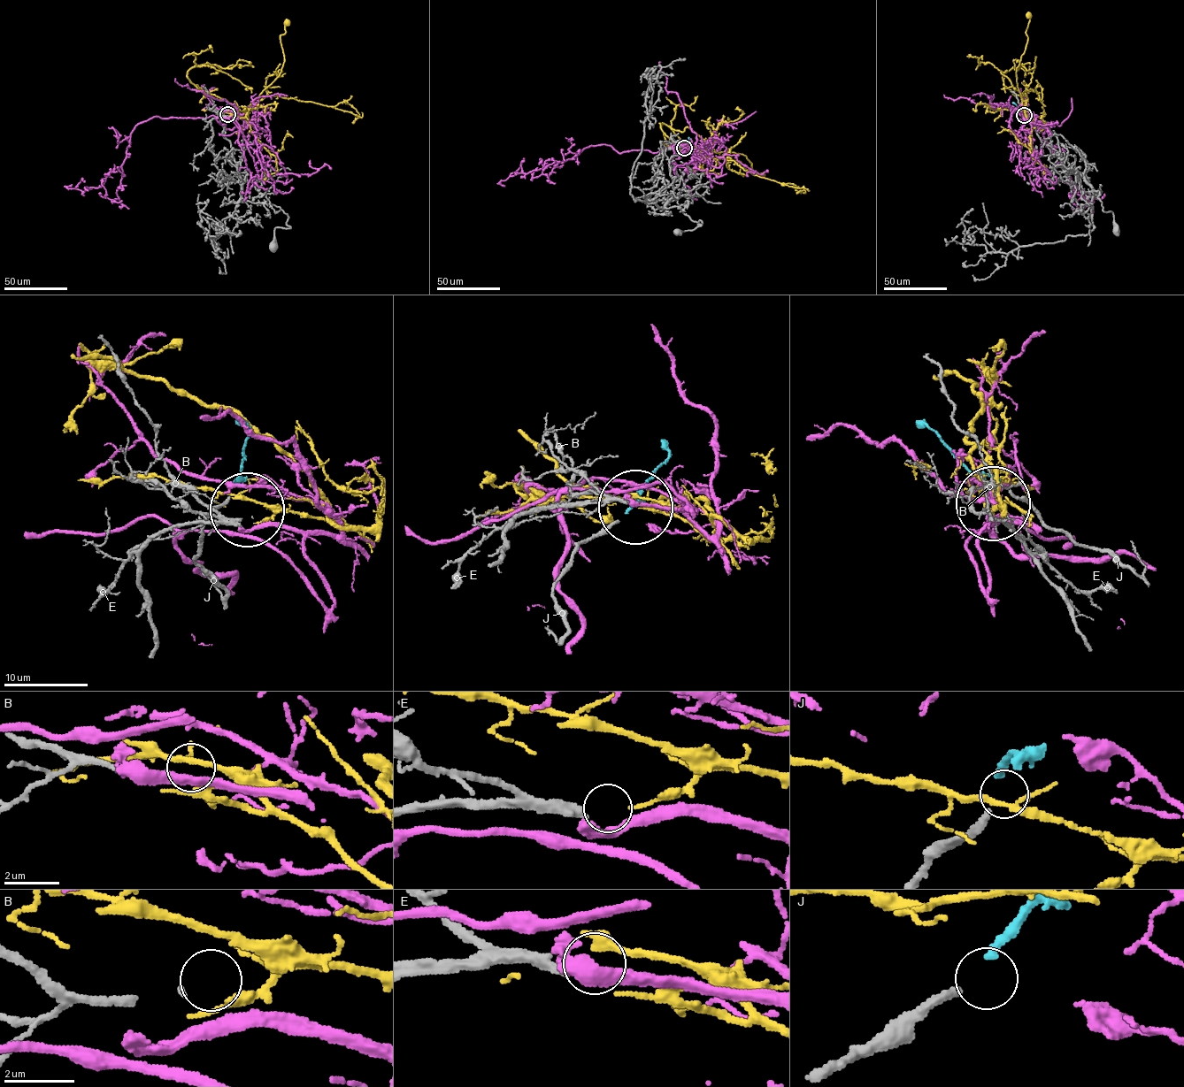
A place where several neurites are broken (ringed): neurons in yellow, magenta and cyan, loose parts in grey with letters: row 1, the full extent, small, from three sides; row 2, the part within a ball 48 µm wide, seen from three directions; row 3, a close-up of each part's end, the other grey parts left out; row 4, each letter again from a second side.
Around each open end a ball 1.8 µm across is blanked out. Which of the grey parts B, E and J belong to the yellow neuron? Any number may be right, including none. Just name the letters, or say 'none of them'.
none of them

